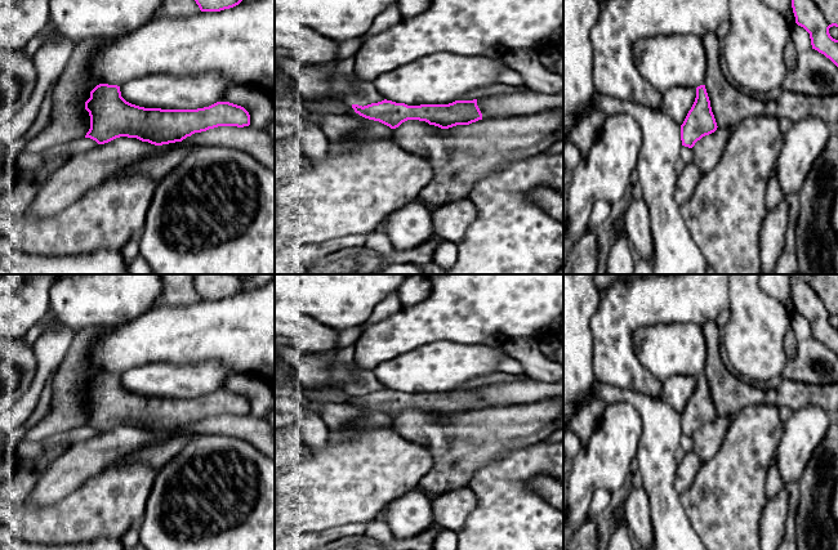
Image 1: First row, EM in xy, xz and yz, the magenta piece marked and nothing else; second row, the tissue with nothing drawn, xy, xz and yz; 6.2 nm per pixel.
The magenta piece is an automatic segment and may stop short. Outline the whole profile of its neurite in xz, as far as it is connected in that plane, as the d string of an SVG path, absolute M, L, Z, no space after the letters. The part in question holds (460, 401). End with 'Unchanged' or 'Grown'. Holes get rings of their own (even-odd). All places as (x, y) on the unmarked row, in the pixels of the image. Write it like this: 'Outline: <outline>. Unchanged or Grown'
Outline: M384 388L352 397L389 415L395 431L431 452L433 465L419 488L436 496L468 487L478 469L505 452L544 442L563 413L562 398L483 408L477 388L420 394Z. Grown

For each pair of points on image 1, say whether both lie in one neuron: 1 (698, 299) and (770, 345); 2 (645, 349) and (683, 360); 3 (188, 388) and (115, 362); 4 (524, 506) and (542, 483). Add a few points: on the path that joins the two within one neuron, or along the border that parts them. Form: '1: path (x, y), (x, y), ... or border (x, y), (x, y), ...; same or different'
1: border (727, 287), (729, 307); different
2: path (654, 349), (674, 350); same
3: border (163, 362), (147, 362), (129, 367), (120, 375); different
4: border (534, 475), (529, 484), (549, 505); different

